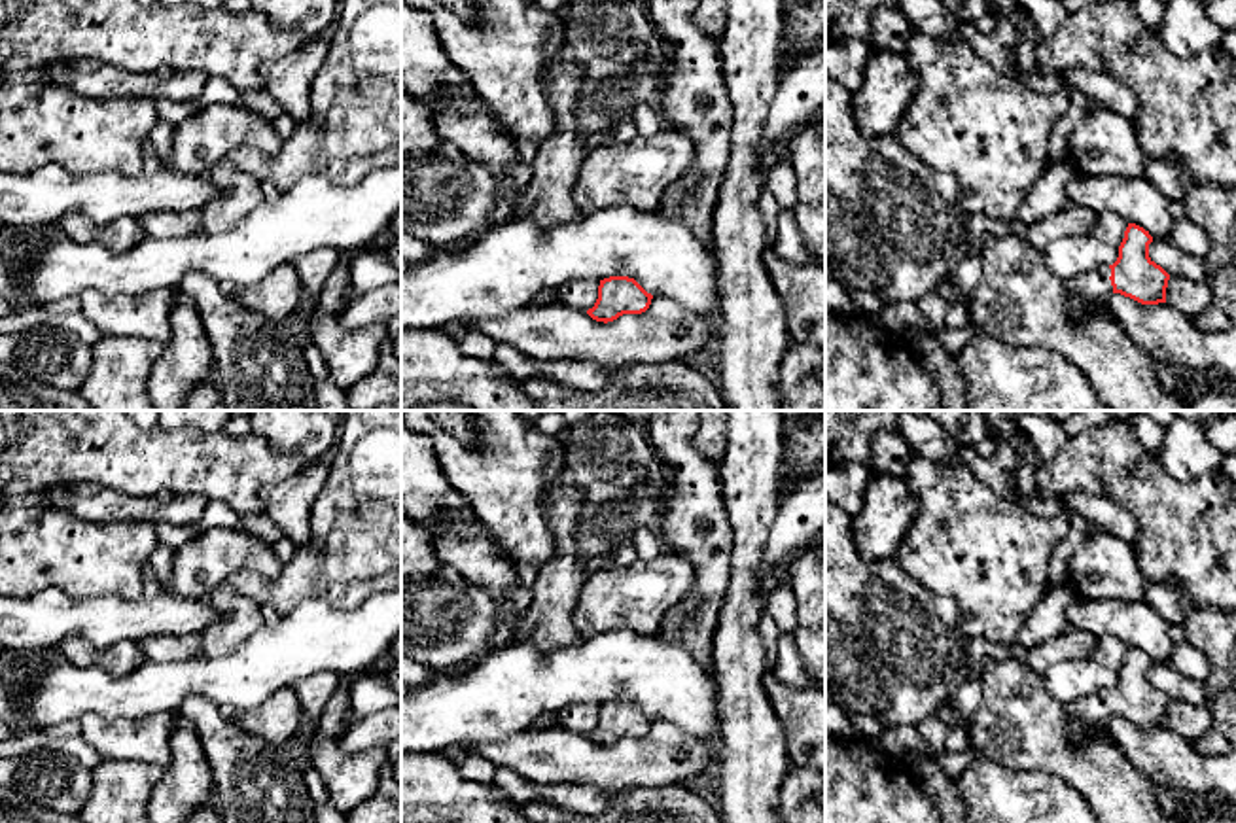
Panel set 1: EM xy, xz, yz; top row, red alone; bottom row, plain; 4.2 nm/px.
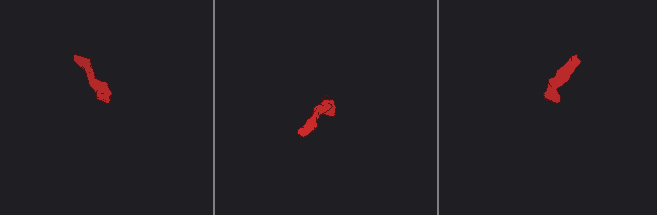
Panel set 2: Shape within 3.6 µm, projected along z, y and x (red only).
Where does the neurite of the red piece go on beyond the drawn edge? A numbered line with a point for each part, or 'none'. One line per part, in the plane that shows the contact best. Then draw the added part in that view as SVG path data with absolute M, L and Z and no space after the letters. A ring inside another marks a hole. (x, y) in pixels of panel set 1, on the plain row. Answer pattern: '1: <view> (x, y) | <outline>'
1: yz (1089, 716) | M1102 691L1092 696L1085 696L1068 706L1068 732L1075 740L1083 740L1096 732L1109 736L1109 719L1113 717L1111 709L1111 692Z

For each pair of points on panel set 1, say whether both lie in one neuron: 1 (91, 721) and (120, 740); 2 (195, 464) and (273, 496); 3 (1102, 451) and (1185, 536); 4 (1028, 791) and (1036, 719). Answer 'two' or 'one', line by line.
1: one
2: two
3: one
4: two

